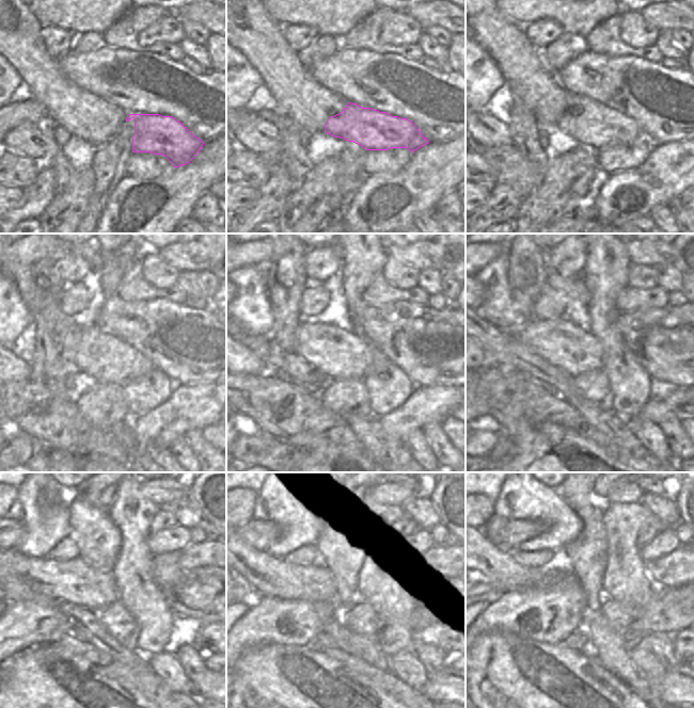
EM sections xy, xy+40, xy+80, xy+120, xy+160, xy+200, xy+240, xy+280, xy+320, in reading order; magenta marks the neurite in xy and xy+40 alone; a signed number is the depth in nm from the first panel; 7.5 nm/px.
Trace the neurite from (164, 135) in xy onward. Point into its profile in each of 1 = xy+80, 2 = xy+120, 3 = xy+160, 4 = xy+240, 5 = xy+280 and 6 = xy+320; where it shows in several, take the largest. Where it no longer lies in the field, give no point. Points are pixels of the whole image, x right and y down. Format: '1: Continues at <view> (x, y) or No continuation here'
1: Continues at xy+80 (590, 123)
2: Continues at xy+120 (107, 358)
3: Continues at xy+160 (336, 352)
4: Continues at xy+240 (84, 585)
5: Continues at xy+280 (320, 585)
6: Continues at xy+320 (488, 562).

